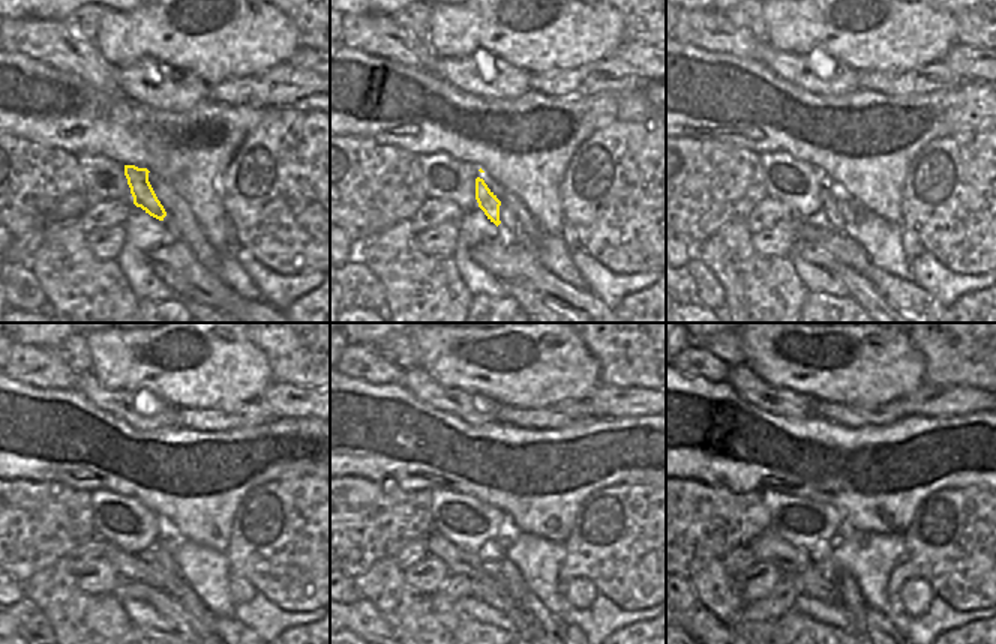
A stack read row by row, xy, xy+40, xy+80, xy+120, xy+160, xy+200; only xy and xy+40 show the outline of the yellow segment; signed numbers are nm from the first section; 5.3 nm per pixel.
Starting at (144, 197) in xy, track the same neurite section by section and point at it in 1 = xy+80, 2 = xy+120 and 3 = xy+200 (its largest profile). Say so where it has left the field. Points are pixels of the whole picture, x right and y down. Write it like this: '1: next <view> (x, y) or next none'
1: next xy+80 (827, 200)
2: next xy+120 (164, 559)
3: next xy+200 (852, 599)

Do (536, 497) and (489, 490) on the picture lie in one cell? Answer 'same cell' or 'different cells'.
same cell

